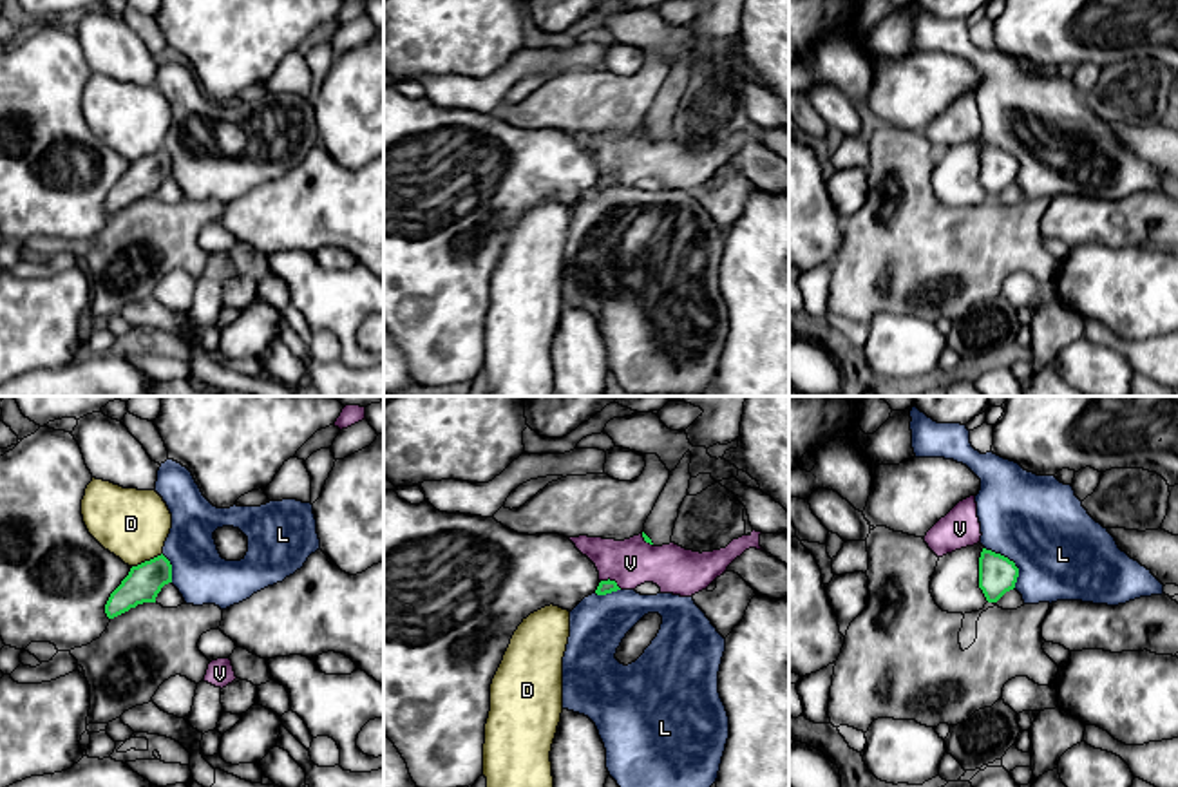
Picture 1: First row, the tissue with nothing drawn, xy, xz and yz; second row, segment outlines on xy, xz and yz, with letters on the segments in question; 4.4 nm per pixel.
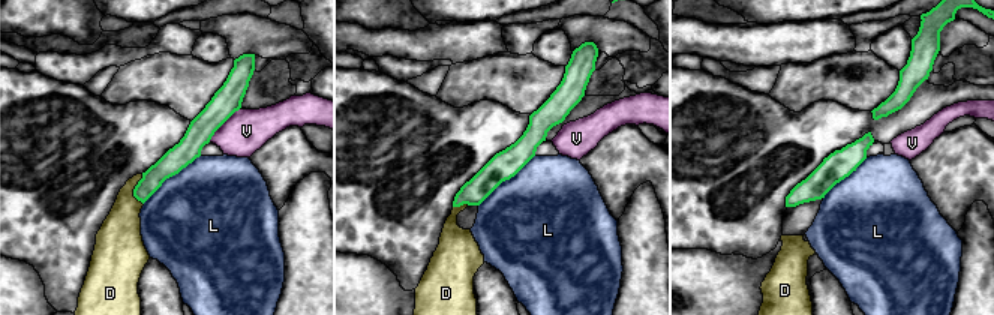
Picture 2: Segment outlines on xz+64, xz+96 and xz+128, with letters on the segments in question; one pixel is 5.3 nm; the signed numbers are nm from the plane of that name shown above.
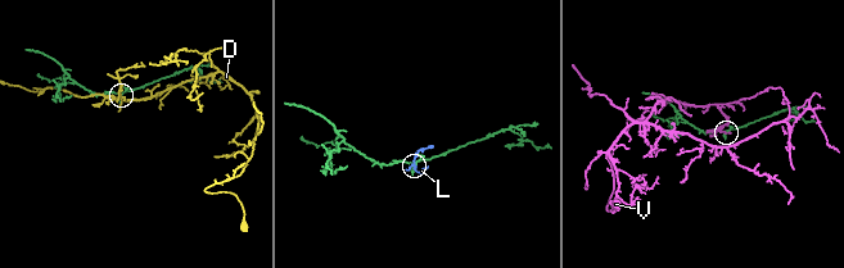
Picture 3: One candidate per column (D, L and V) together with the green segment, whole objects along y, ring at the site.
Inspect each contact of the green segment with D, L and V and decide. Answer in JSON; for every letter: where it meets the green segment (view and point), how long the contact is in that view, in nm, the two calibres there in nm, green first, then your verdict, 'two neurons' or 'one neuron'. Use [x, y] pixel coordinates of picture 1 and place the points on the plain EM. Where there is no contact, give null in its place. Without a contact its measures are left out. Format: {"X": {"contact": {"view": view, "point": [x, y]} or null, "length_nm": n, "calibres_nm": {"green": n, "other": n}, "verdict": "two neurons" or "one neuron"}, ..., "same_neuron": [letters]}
{"D": {"contact": {"view": "xy", "point": [147, 156]}, "length_nm": 150, "calibres_nm": {"green": 160, "other": 320}, "verdict": "two neurons"}, "L": {"contact": {"view": "yz", "point": [1012, 156]}, "length_nm": 240, "calibres_nm": {"green": 170, "other": 420}, "verdict": "two neurons"}, "V": {"contact": {"view": "xz", "point": [612, 176]}, "length_nm": 100, "calibres_nm": {"green": 60, "other": 220}, "verdict": "two neurons"}, "same_neuron": []}

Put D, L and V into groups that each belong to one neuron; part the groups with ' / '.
D / L / V

